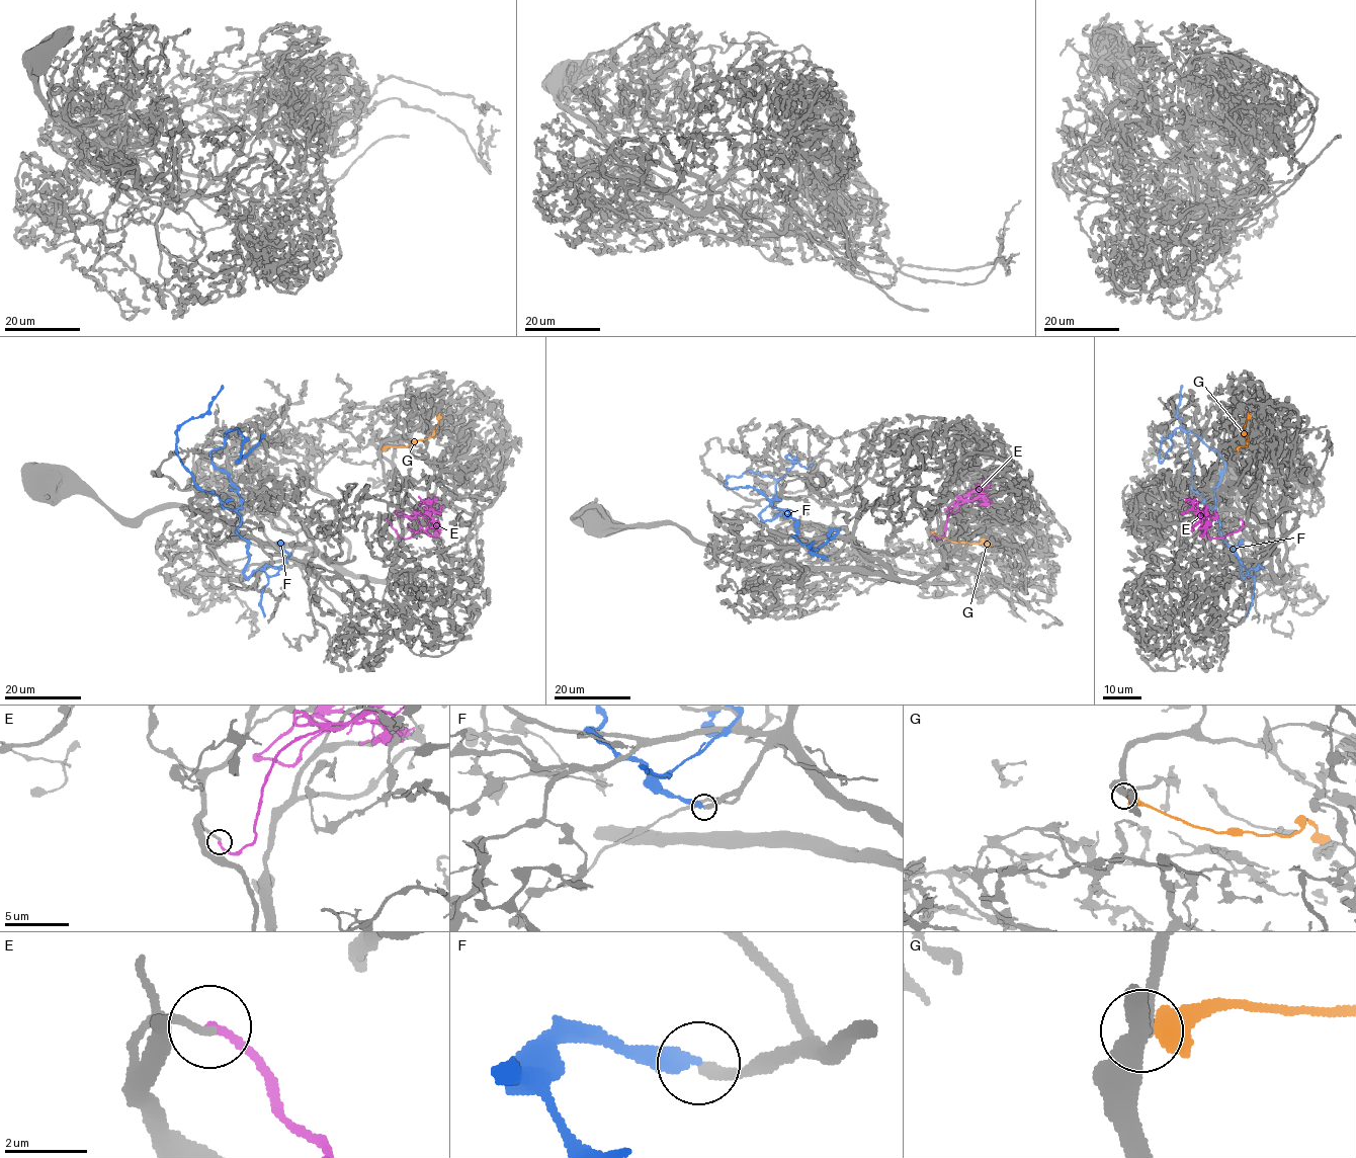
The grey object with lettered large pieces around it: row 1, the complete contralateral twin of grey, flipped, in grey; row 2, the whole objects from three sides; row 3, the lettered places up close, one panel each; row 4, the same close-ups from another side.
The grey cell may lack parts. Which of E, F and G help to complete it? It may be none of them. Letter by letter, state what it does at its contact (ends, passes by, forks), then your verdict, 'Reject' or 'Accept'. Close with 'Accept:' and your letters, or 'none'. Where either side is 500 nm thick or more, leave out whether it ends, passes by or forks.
E: It ends there. Reject
F: It ends there. Reject
G: It ends there. Reject
Accept: none

